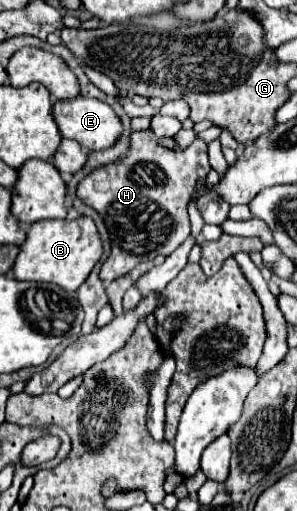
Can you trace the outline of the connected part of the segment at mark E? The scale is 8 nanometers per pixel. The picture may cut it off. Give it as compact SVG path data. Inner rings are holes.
M81 95L77 99L57 101L55 103L55 121L57 121L59 131L65 139L75 139L89 153L113 147L123 133L121 119L117 117L117 113L107 103L103 103L99 99L87 99L87 97L81 97Z

